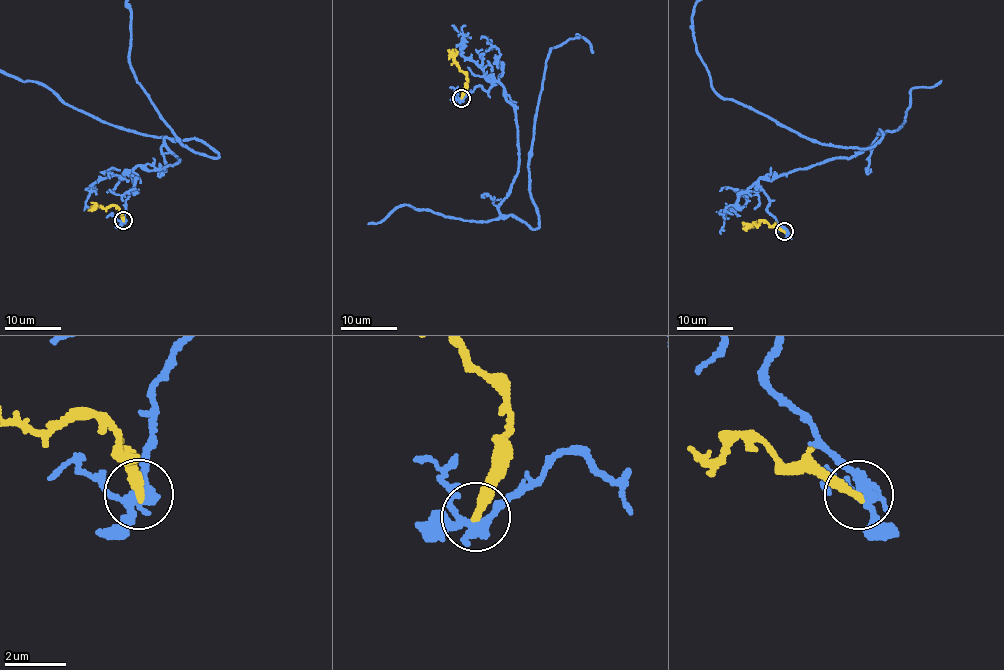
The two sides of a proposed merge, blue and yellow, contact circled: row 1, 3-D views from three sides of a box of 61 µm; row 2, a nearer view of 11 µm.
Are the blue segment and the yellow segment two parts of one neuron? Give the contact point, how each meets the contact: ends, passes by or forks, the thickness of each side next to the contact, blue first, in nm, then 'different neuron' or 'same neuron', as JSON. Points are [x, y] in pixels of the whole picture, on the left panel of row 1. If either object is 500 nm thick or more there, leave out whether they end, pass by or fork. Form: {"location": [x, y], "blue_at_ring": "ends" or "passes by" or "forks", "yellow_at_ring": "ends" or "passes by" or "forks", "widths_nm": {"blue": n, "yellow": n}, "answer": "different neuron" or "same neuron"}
{"location": [123, 220], "blue_at_ring": "forks", "yellow_at_ring": "ends", "widths_nm": {"blue": 260, "yellow": 280}, "answer": "different neuron"}

